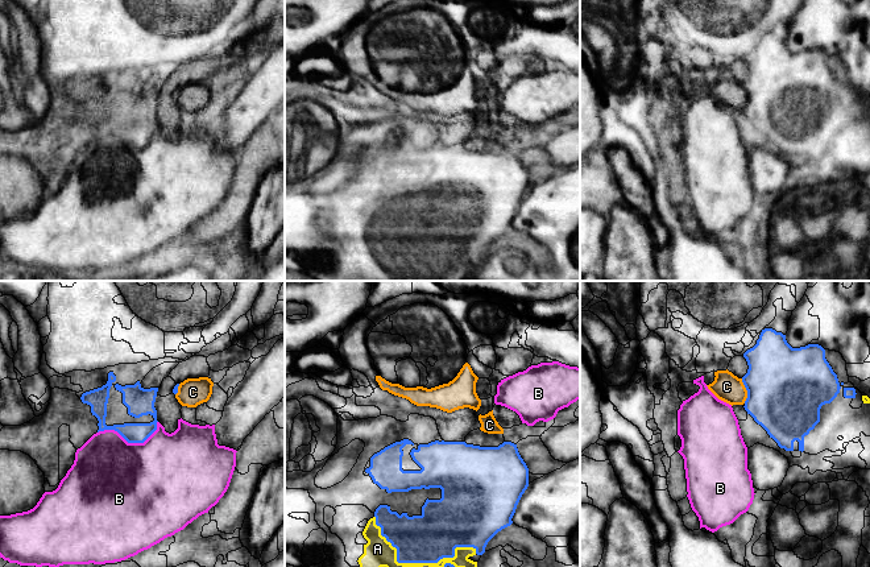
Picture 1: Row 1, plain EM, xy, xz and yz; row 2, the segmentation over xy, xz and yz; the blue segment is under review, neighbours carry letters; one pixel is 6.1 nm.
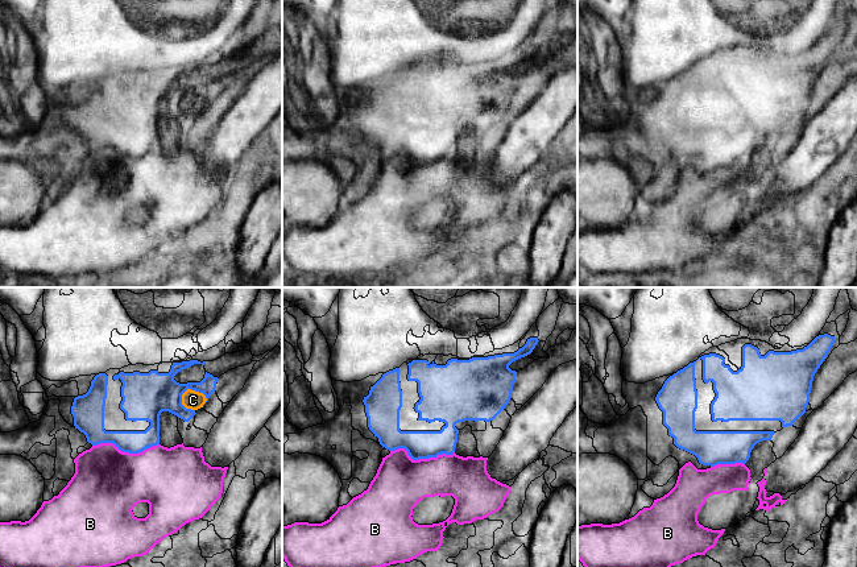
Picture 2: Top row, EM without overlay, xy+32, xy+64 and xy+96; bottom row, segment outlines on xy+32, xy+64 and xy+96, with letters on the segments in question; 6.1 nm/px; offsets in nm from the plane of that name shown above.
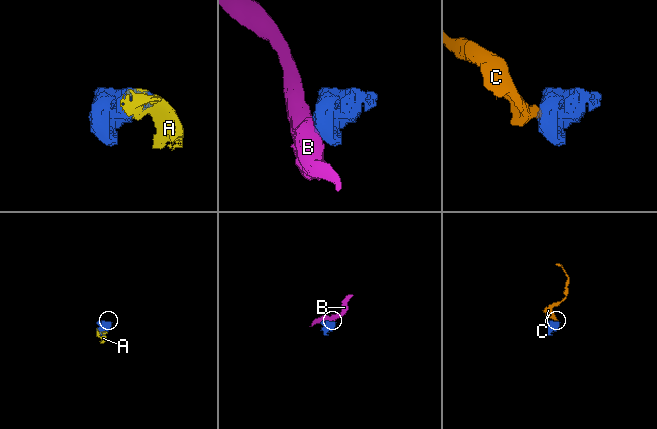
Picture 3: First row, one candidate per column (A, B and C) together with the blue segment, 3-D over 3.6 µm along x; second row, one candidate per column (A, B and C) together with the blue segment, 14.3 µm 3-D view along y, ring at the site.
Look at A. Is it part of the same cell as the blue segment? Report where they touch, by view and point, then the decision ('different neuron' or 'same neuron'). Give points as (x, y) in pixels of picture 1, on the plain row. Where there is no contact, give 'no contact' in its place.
contact xz (418, 267); same neuron

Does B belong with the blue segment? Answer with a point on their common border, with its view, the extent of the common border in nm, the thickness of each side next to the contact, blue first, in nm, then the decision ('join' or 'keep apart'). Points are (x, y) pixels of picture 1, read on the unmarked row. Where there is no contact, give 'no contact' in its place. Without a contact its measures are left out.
contact xy (131, 147); length 380 nm; calibres 160 and 500 nm; keep apart

